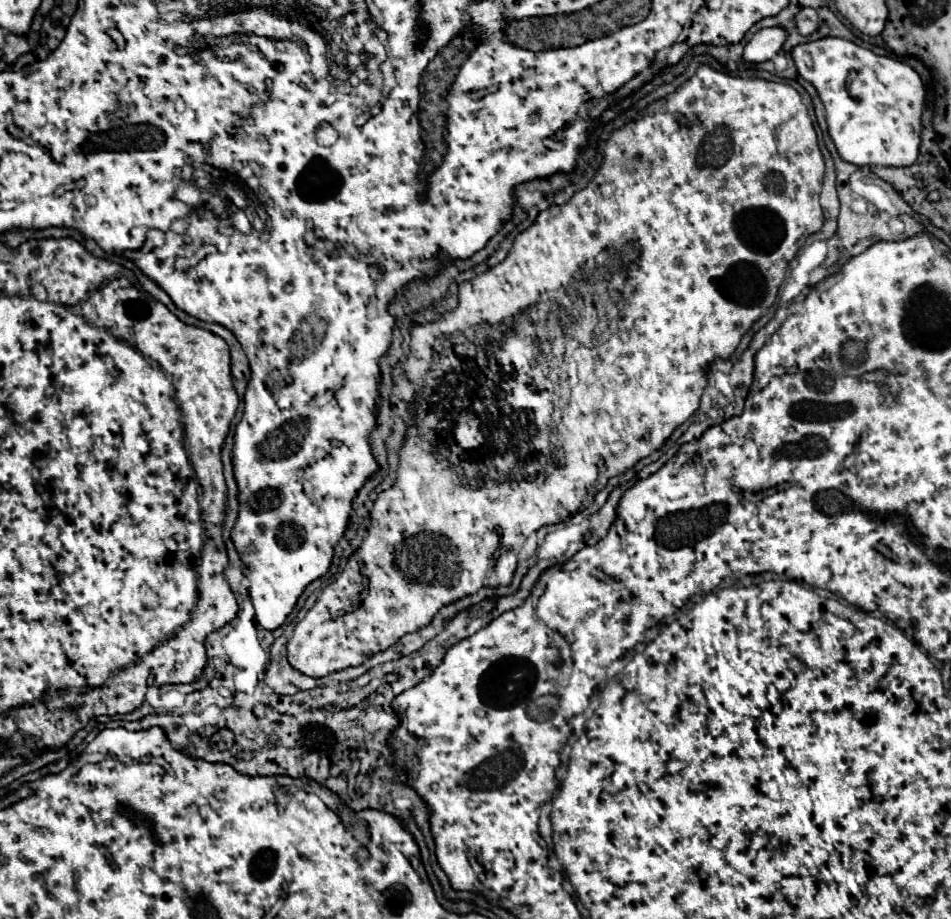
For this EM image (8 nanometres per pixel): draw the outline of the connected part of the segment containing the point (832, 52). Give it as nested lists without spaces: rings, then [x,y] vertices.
[[[821,38],[793,48],[793,60],[807,82],[811,82],[827,110],[829,136],[835,142],[839,156],[855,166],[911,166],[919,156],[921,112],[925,102],[925,88],[919,74],[893,58],[877,56],[867,48],[841,38]]]

